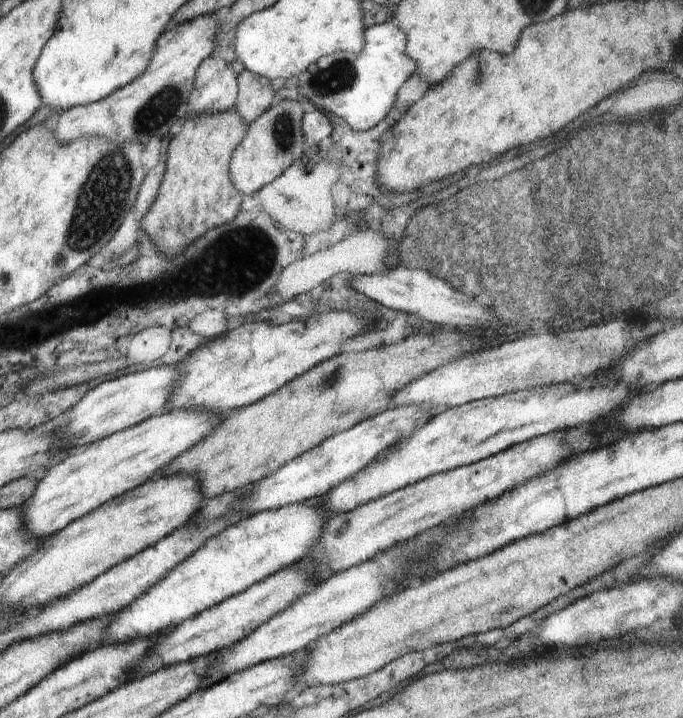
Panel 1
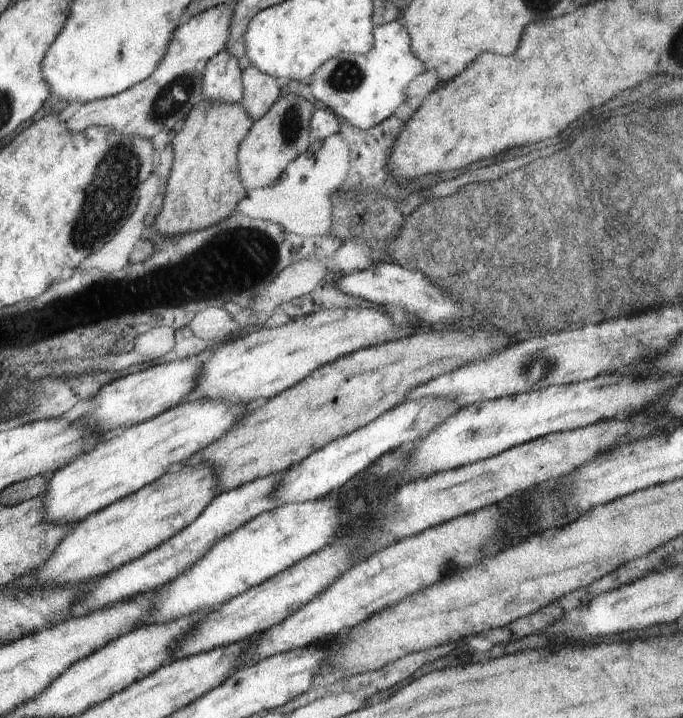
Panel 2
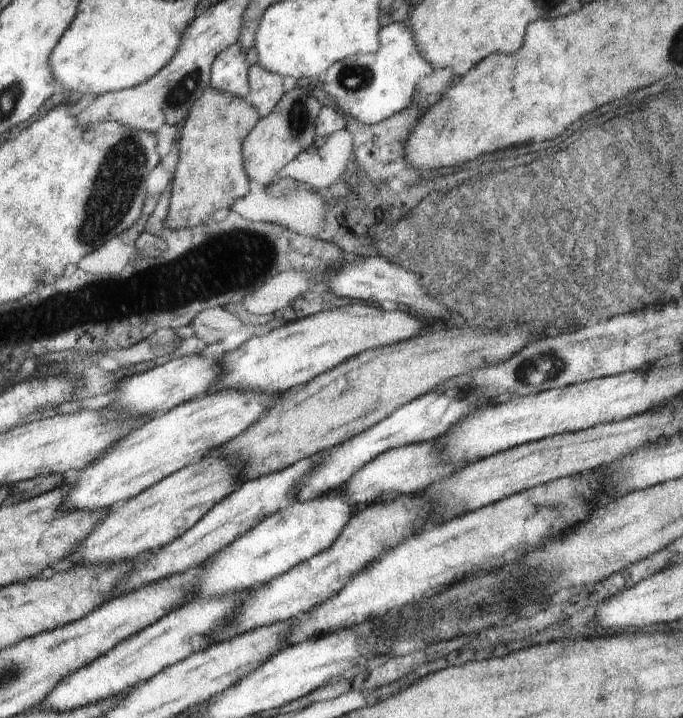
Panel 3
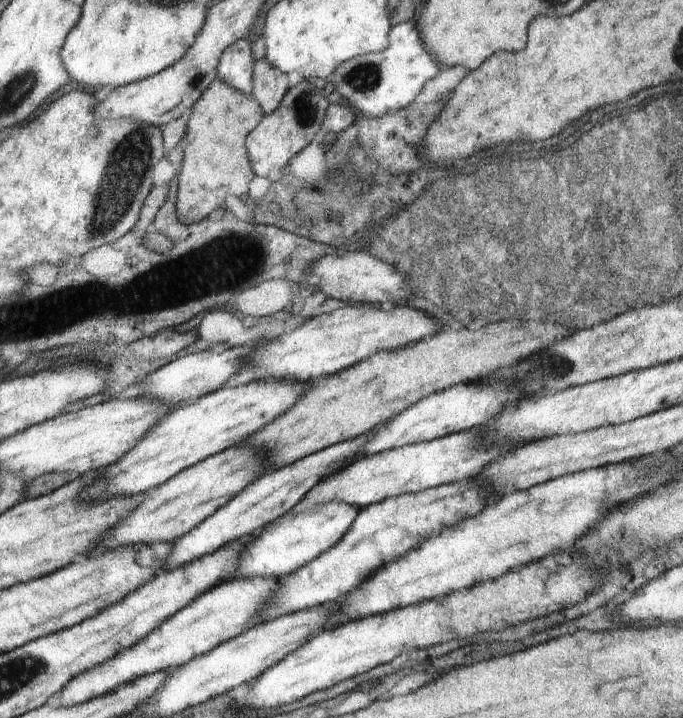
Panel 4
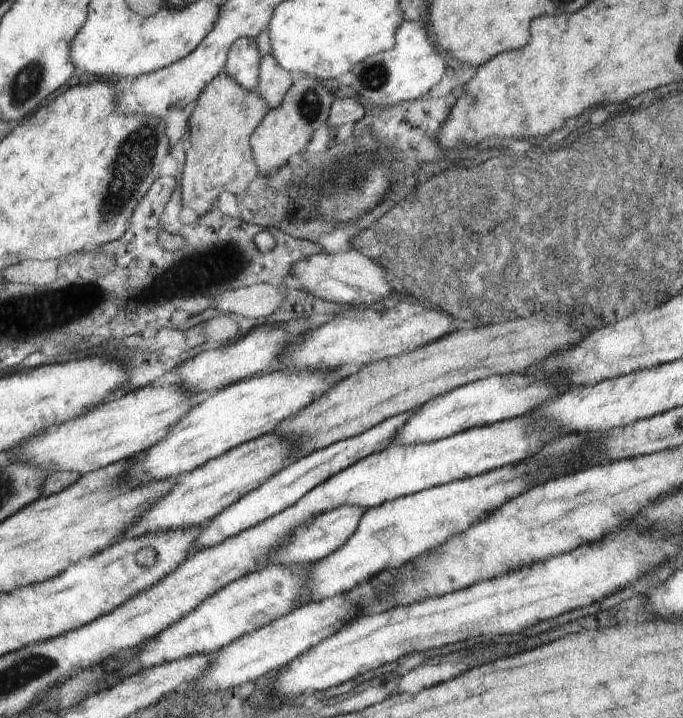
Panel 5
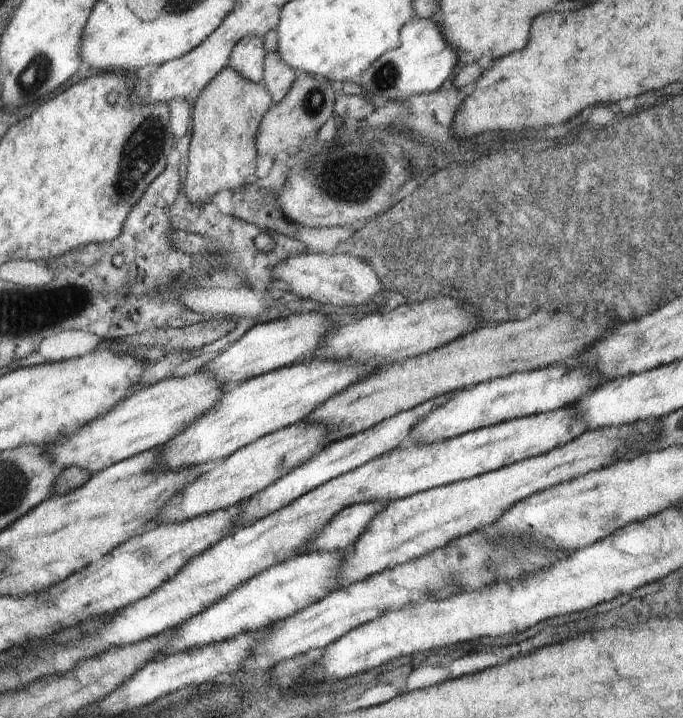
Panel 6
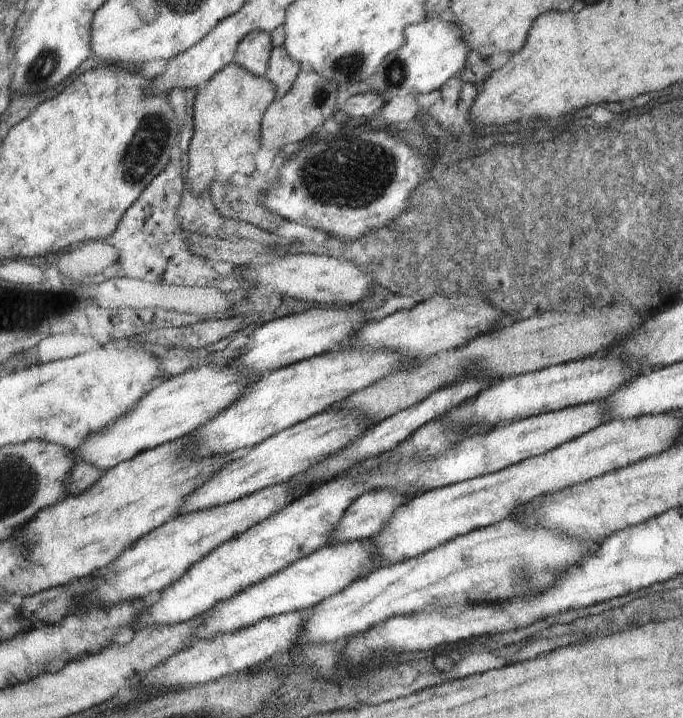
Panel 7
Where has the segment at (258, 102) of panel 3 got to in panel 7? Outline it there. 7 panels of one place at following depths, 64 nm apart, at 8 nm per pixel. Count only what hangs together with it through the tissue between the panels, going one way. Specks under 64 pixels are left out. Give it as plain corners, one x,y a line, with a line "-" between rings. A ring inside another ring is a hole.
284,45
273,47
265,77
275,84
277,96
284,96
291,90
297,74
303,67
286,52

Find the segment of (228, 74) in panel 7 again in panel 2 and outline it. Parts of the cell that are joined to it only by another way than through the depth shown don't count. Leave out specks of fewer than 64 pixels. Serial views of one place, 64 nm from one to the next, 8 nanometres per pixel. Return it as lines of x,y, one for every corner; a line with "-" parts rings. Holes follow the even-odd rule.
201,100
192,108
192,111
184,120
182,130
178,134
176,133
174,140
172,140
174,154
172,168
166,190
164,190
162,210
152,224
152,228
156,232
160,232
162,236
170,236
170,240
172,240
174,236
182,236
182,234
188,234
188,232
208,228
234,214
238,203
247,195
247,190
244,190
240,176
238,176
236,154
238,153
238,146
248,135
252,124
253,120
244,110
242,103
218,104
216,102
214,104
214,102
208,102
208,100

